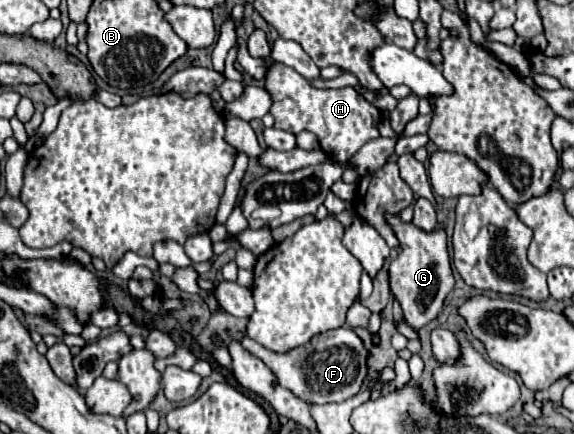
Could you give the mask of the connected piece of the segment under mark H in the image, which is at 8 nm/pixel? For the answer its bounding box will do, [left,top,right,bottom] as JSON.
[265,63,381,161]

